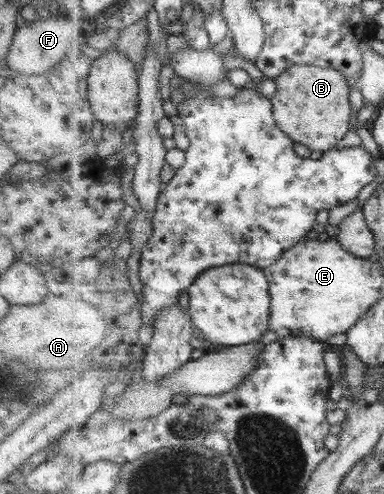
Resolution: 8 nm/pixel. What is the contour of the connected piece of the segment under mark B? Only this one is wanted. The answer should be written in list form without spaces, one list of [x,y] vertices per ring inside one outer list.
[[[294,65],[279,77],[277,88],[276,96],[271,99],[275,120],[296,143],[311,151],[329,152],[350,131],[353,115],[350,84],[340,70]]]

